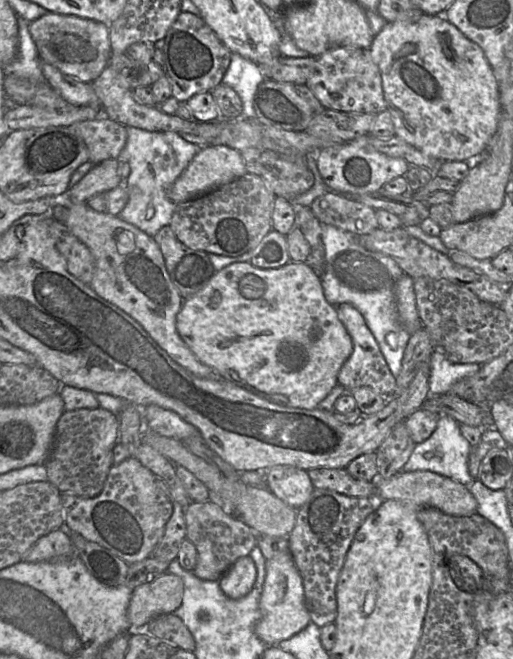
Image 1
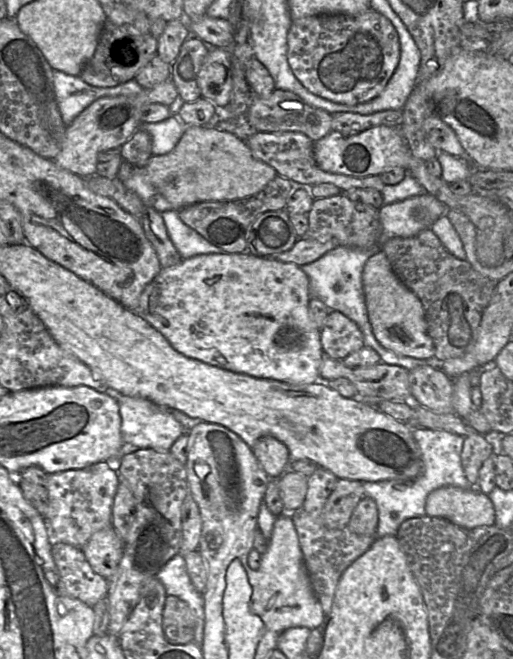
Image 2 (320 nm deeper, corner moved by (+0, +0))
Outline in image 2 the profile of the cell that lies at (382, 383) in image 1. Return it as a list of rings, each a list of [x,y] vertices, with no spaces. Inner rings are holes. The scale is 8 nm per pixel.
[[[331,310],[321,329],[321,345],[325,356],[344,360],[365,346],[359,326],[339,311]]]

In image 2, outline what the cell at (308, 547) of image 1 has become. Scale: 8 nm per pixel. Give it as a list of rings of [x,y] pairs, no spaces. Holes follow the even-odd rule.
[[[318,467],[308,477],[308,489],[303,504],[291,513],[312,589],[326,616],[332,608],[336,587],[342,573],[367,551],[377,538],[376,535],[356,534],[347,526],[342,529],[329,529],[323,524],[322,510],[337,481],[338,478],[331,471]]]

